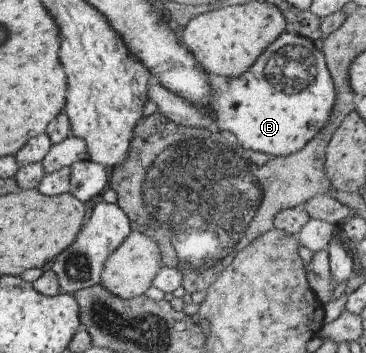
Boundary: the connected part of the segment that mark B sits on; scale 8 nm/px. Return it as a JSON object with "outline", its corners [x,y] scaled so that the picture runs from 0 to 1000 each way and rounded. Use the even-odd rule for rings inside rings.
{"outline":[[[776,85],[732,127],[710,164],[661,215],[617,218],[574,210],[579,312],[601,371],[634,374],[675,433],[705,425],[751,445],[820,431],[896,351],[918,295],[918,249],[888,176],[888,159],[847,110]]]}

